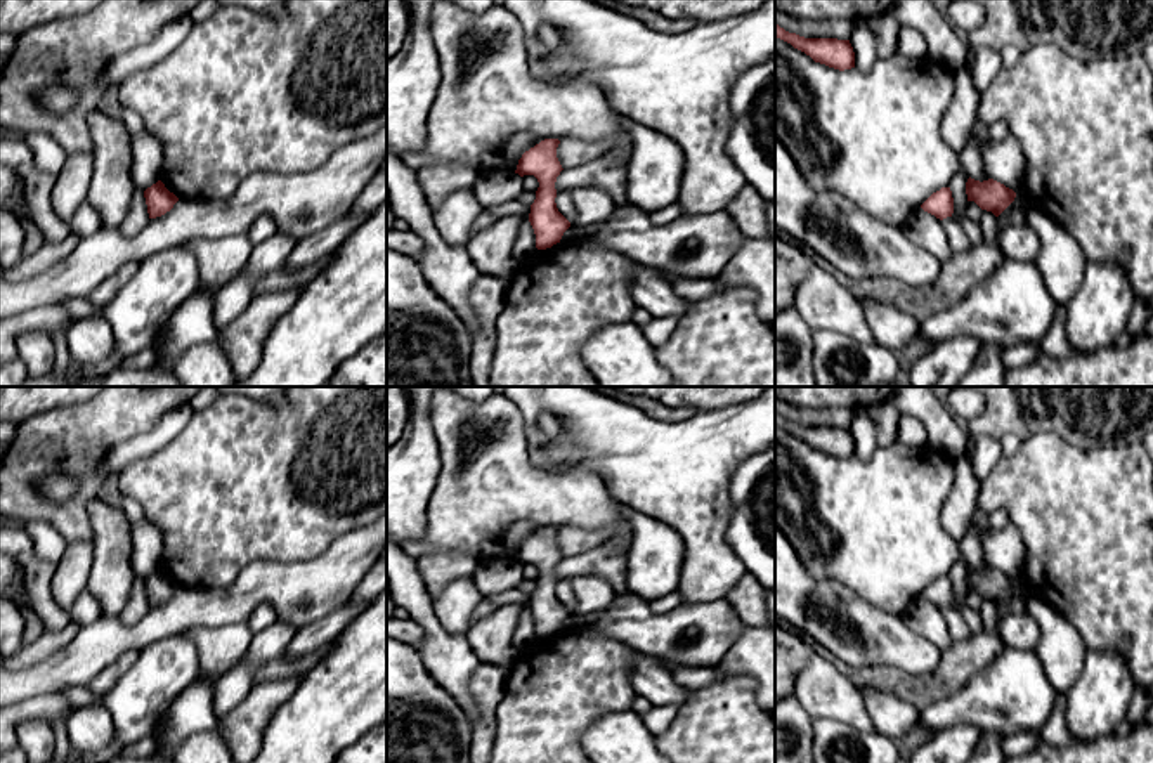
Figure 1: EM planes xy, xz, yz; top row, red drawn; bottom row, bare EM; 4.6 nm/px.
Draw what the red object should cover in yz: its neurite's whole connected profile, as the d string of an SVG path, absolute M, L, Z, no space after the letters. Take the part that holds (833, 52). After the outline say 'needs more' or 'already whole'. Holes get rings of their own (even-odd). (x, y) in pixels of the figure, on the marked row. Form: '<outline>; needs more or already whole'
M775 24L775 36L810 55L815 62L844 71L855 68L855 52L850 40L804 38Z; already whole

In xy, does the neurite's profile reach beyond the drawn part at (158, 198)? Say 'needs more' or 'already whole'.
already whole

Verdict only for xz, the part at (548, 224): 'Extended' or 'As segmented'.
As segmented

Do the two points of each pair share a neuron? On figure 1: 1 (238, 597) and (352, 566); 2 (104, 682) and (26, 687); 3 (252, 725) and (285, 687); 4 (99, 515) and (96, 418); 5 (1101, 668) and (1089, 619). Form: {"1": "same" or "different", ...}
{"1": "same", "2": "different", "3": "same", "4": "different", "5": "different"}

